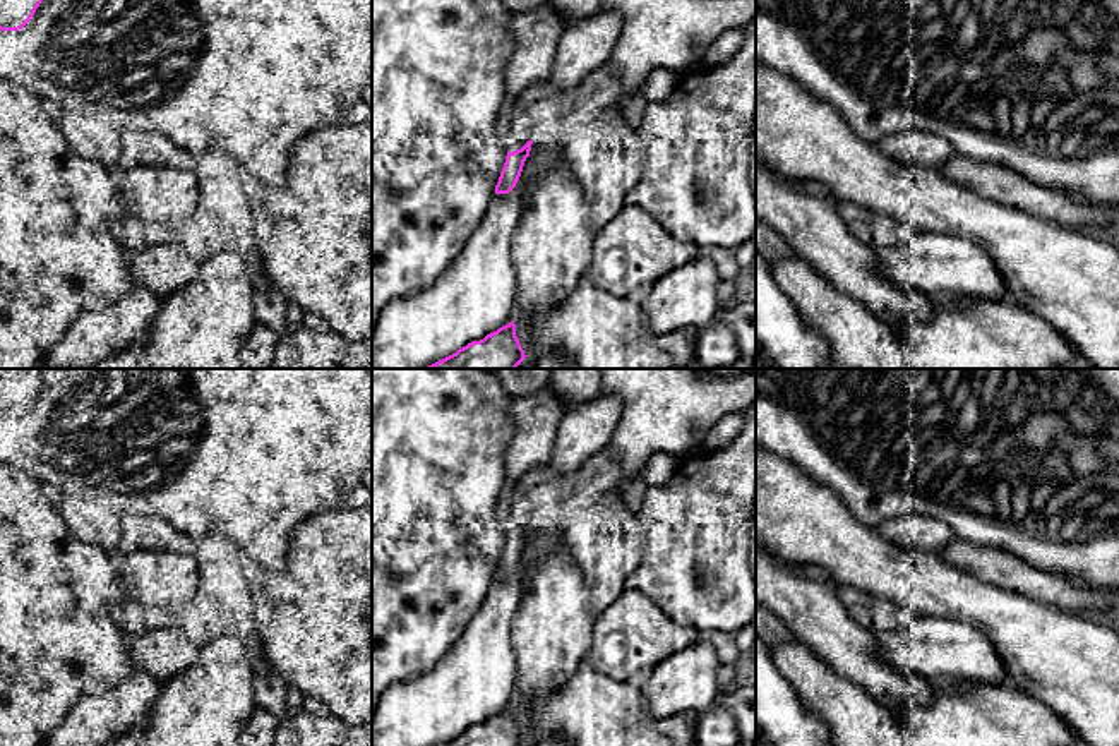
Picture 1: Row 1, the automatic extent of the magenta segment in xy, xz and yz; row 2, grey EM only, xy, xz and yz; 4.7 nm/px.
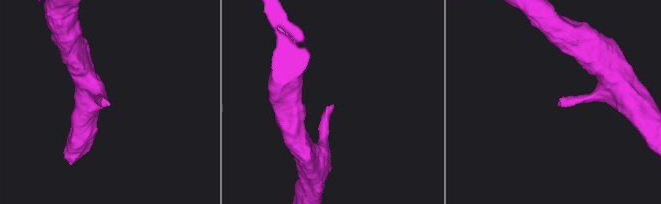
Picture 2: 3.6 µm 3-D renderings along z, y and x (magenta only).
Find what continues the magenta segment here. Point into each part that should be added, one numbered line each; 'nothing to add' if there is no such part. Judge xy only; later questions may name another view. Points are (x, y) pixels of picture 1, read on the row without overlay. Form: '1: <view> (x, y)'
nothing to add

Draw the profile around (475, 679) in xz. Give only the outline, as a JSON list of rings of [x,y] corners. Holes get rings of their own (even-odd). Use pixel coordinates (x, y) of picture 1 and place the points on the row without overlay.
[[[560,523],[533,525],[509,578],[495,578],[463,636],[420,677],[389,686],[372,713],[372,746],[439,746],[514,705],[514,614],[530,573],[562,542]]]

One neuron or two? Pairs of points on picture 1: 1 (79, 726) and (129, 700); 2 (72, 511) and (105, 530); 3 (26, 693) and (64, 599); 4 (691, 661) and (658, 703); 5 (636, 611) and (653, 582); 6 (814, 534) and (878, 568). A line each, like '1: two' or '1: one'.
1: one
2: one
3: one
4: one
5: two
6: one

